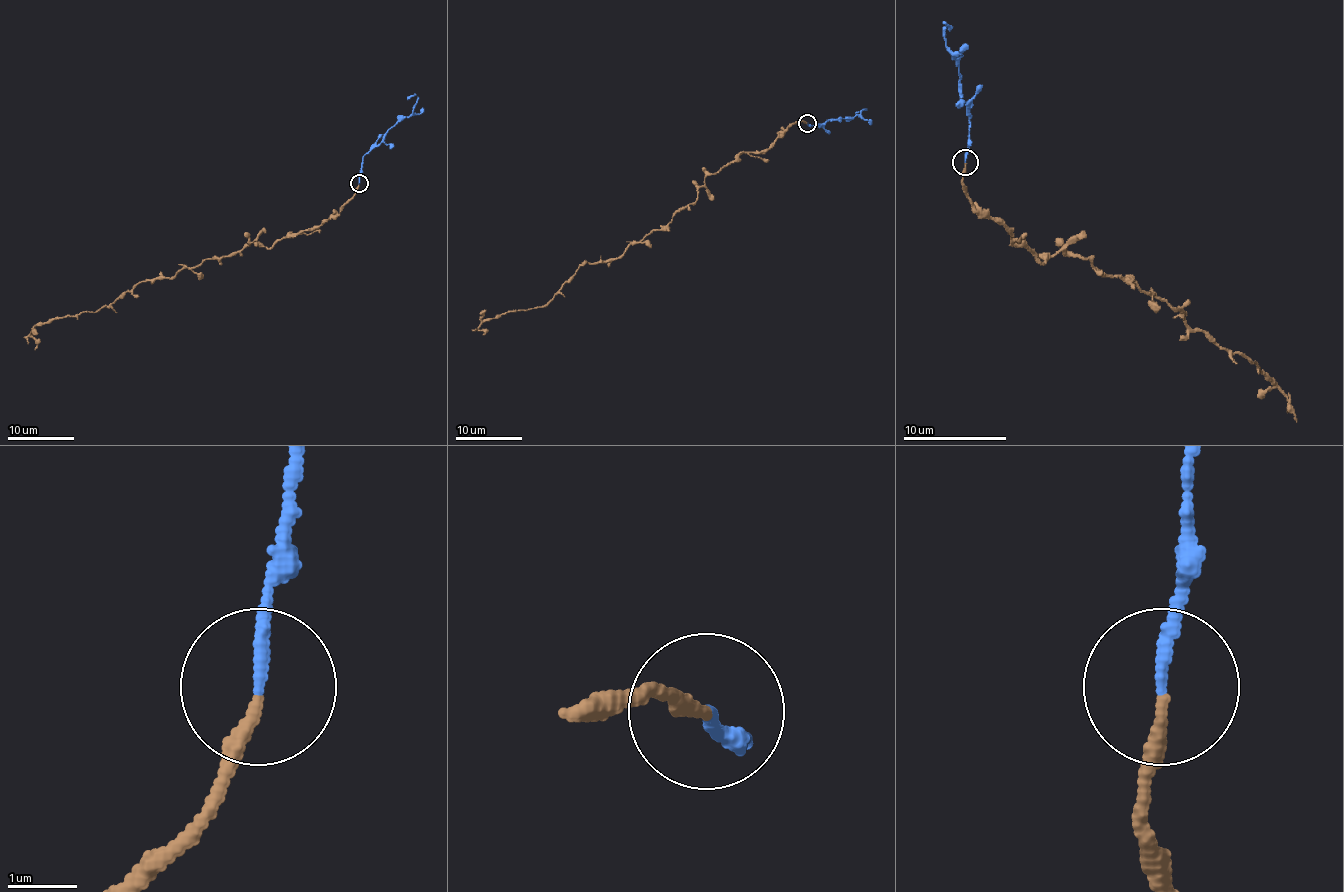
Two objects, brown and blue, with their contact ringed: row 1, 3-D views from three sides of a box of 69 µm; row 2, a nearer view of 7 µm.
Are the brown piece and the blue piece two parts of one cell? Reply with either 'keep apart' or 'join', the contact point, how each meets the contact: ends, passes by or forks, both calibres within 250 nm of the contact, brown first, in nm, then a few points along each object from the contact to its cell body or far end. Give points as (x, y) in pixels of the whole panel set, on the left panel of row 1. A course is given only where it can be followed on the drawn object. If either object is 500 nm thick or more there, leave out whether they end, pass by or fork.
keep apart; at (359, 183); brown ends there; blue ends there; 180 nm thick on the brown side, 180 nm on the other; brown runs (359, 184), (317, 226), (269, 248), (253, 241), (169, 278), (140, 281), (98, 311), (38, 323), (35, 349); blue runs (359, 183), (362, 158), (391, 128), (411, 115), (417, 96), (412, 95), (407, 100)

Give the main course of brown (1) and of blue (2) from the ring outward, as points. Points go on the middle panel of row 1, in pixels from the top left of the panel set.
1: (807, 123), (707, 175), (697, 199), (661, 228), (617, 258), (584, 263), (546, 304), (486, 319), (483, 334)
2: (807, 123), (824, 125), (829, 120), (859, 115), (865, 110), (855, 113)

